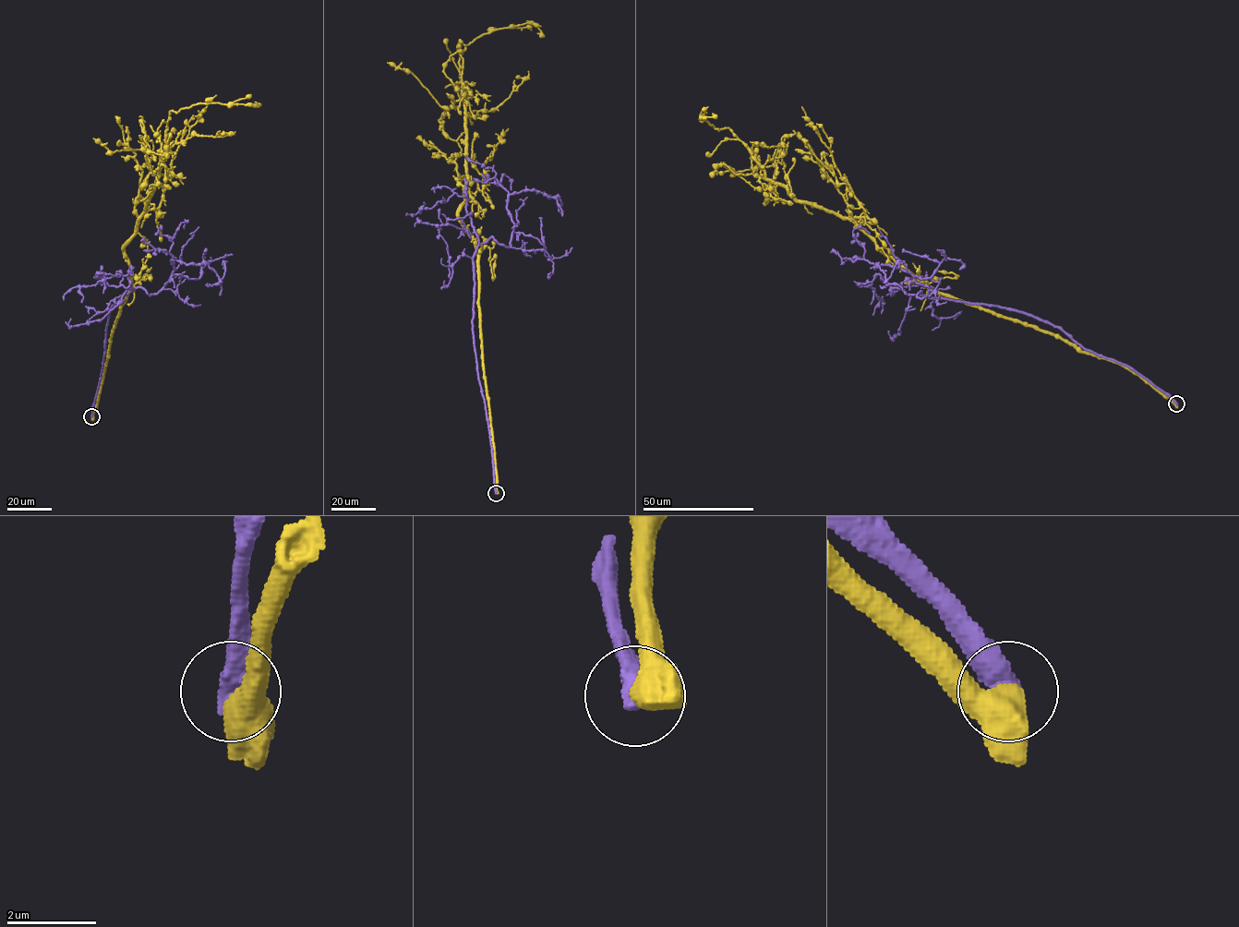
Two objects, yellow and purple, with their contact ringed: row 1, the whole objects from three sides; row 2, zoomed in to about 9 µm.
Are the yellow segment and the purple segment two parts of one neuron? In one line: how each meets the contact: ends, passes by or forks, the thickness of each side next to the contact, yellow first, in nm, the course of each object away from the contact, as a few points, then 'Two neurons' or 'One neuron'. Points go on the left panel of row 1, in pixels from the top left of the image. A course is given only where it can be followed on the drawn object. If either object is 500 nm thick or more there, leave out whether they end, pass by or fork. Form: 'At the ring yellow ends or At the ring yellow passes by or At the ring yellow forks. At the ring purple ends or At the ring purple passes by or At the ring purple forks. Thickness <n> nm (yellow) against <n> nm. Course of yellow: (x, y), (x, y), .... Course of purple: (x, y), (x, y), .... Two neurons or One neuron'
Thickness 480 nm (yellow) against 550 nm. Course of yellow: (91, 416), (132, 275), (125, 243), (136, 233), (154, 190), (170, 112), (200, 103), (259, 104). Course of purple: (91, 416), (113, 306), (135, 288), (156, 294), (174, 269), (171, 260), (207, 263), (221, 279), (225, 264). Two neurons

